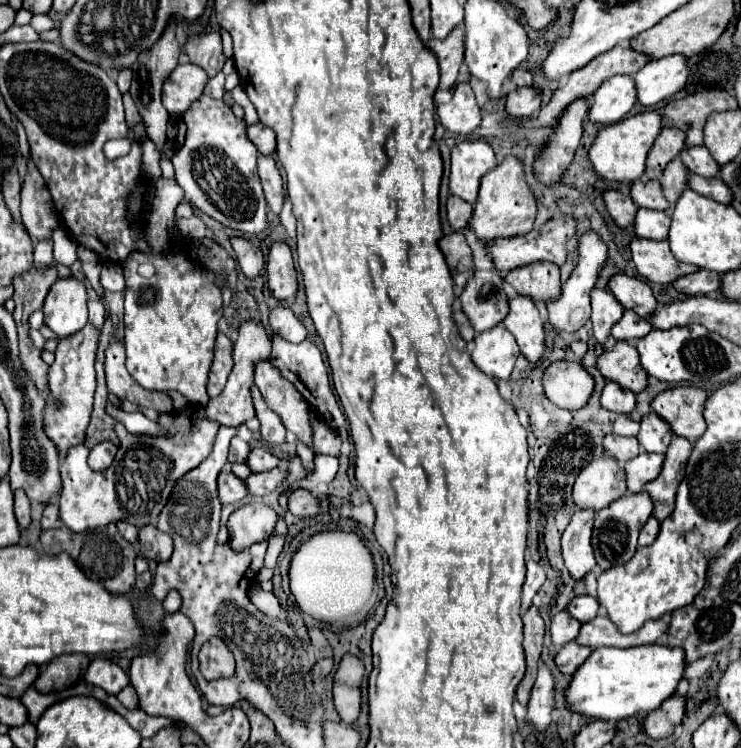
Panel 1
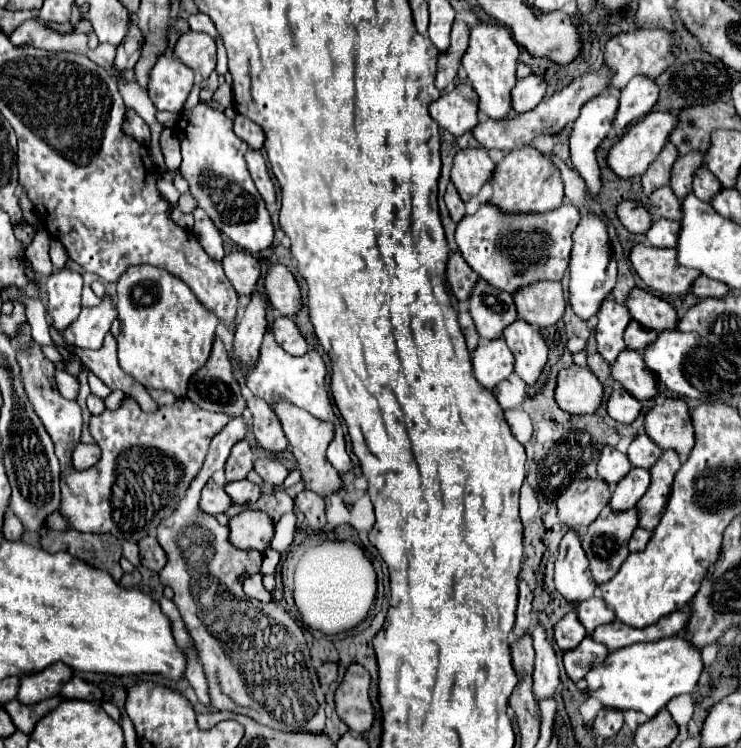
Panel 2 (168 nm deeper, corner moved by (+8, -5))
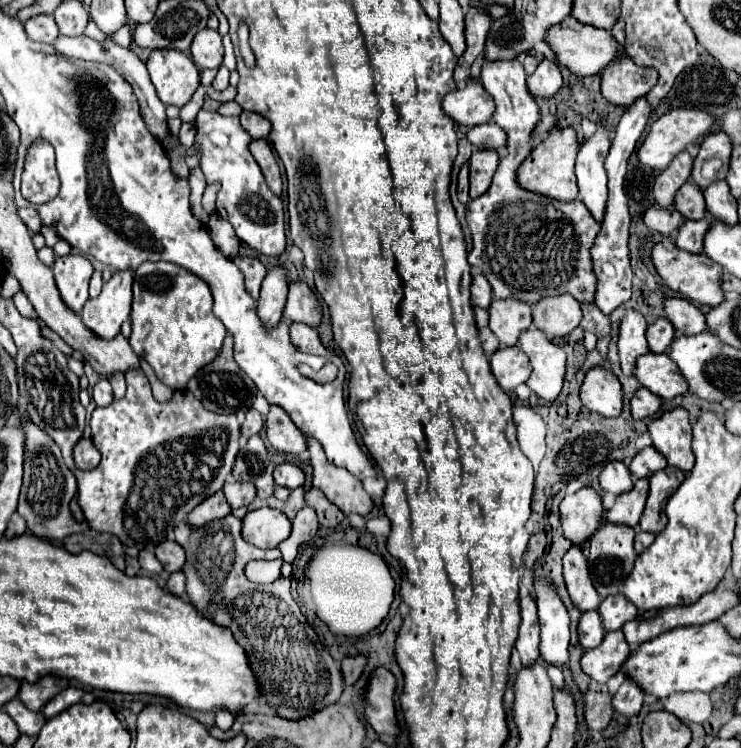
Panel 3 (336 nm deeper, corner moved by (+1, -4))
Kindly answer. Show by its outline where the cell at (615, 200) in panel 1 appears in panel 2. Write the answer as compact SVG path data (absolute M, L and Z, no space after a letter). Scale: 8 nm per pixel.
M625 200L617 206L617 216L621 220L621 224L629 230L629 232L647 232L649 224L651 224L651 216L647 212L647 208L637 202L637 200Z

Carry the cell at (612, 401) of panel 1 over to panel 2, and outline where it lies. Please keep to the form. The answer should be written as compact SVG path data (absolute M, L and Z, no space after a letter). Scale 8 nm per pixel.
M615 386L609 400L607 400L607 414L621 422L621 424L631 424L637 416L639 416L641 404L629 396L629 392L625 392L621 386Z

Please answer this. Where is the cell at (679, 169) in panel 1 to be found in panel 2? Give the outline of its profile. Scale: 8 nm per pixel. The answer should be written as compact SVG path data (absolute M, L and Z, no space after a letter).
M685 154L685 156L679 156L673 164L673 170L671 170L671 180L669 180L669 186L673 190L673 194L681 200L685 198L689 192L691 192L691 182L693 182L693 174L695 170L703 164L703 154Z

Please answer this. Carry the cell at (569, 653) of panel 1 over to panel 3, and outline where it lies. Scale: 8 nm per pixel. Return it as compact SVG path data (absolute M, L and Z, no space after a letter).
M612 631L612 633L606 633L600 647L588 649L584 653L582 669L598 683L606 683L622 669L628 655L630 655L630 645L626 643L624 633Z

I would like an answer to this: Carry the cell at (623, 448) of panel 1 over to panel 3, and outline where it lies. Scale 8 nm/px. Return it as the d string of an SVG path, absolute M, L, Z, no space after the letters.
M612 461L608 463L602 473L600 473L600 487L604 493L612 493L612 495L622 495L626 491L630 491L634 487L632 483L632 475L628 471L628 467L622 461Z

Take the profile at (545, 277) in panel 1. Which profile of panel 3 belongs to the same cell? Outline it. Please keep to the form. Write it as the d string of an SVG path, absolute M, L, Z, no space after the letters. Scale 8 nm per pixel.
M572 295L542 299L534 307L532 315L534 315L534 327L544 331L548 337L566 337L582 321L580 301L576 301Z

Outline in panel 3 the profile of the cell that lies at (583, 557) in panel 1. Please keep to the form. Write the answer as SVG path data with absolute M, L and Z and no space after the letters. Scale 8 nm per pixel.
M576 545L570 547L570 551L564 555L564 581L572 603L582 613L598 609L600 595L596 595L596 589L592 587L586 559L582 555L582 549L578 549Z

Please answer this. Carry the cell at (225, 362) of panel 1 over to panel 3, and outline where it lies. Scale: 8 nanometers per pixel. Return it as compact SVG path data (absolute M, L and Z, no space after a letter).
M226 335L224 345L220 355L208 363L206 367L202 367L188 383L188 389L196 395L196 399L200 399L200 403L208 409L208 411L216 411L216 413L236 413L240 419L244 417L244 413L252 407L252 401L256 397L256 385L252 383L252 379L240 371L238 363L232 357L232 335Z

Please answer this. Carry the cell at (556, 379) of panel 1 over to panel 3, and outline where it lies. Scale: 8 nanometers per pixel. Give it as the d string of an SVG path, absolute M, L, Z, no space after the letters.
M590 369L580 389L580 399L584 407L604 417L618 417L622 413L622 385L610 369Z

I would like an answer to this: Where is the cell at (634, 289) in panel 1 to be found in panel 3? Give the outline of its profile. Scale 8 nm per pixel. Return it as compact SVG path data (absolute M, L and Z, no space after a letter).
M672 297L664 301L664 307L666 307L666 317L682 335L698 335L708 329L706 315L698 307L694 307L690 301Z

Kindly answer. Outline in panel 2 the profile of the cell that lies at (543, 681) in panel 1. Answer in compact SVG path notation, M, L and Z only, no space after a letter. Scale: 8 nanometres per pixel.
M537 626L533 632L535 648L535 670L533 670L533 696L537 702L553 698L559 686L559 668L553 650L553 642L547 638L543 626Z

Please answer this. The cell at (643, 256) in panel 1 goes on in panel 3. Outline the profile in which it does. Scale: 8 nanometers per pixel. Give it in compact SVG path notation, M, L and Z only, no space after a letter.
M660 243L652 249L652 261L656 265L658 275L664 279L664 283L680 293L684 299L698 301L710 307L718 307L724 301L724 291L722 291L722 267L708 259L706 255L694 255L688 251L680 249L664 249Z

